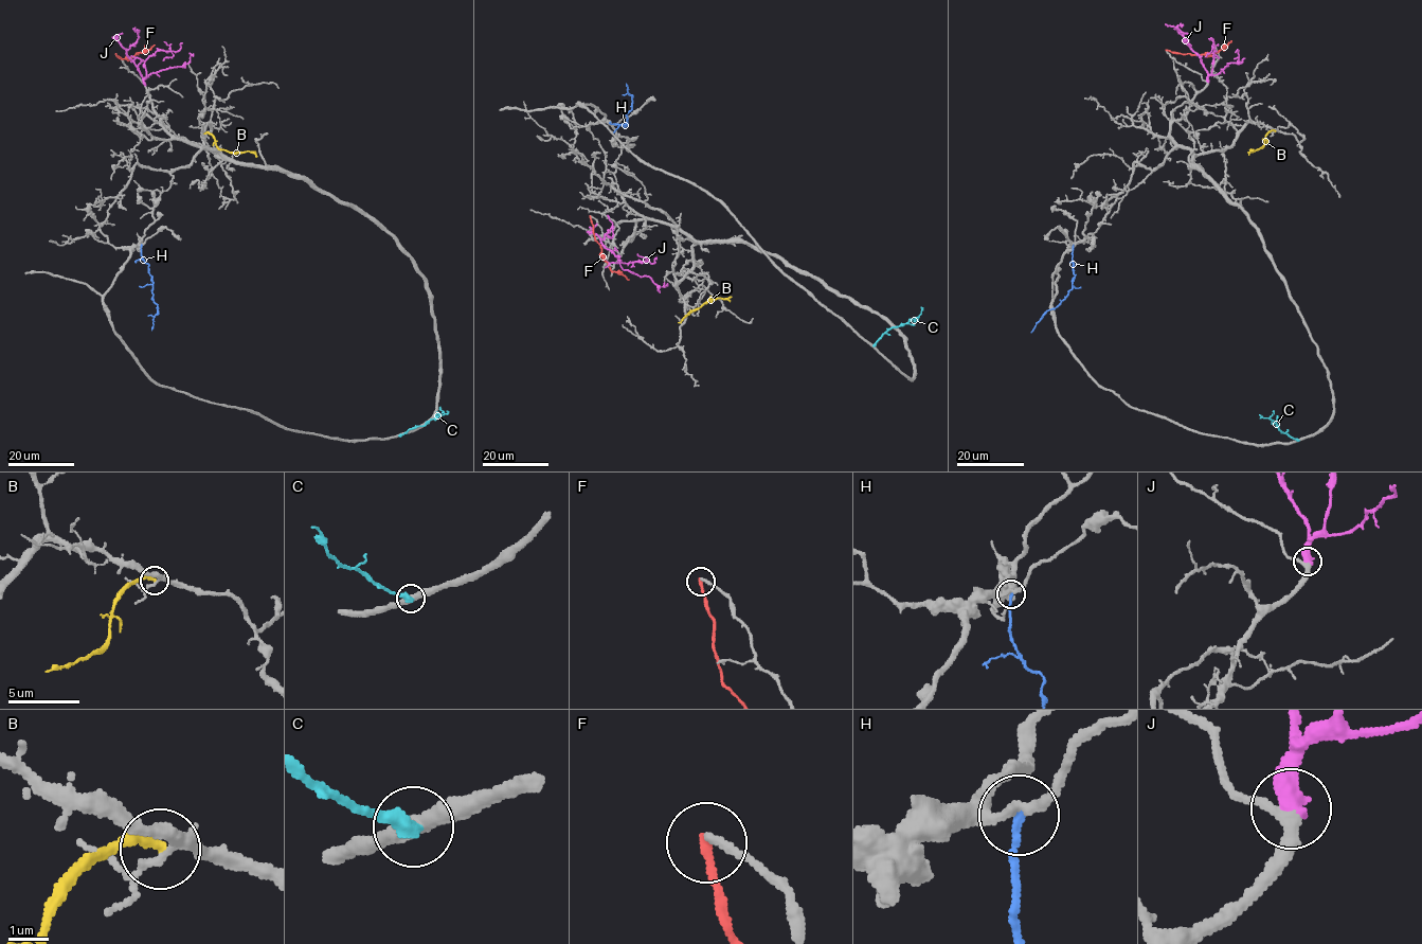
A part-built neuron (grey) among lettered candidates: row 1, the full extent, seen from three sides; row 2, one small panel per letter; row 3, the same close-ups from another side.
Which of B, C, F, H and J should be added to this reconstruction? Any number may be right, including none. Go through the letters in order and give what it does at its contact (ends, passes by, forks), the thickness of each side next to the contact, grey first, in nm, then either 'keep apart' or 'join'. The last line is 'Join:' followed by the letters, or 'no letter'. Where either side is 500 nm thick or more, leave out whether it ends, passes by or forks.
B: it ends; calibres 150 and 280 nm; keep apart
C: it ends; calibres 400 and 400 nm; keep apart
F: it ends; calibres 200 and 240 nm; keep apart
H: it ends; calibres 240 and 190 nm; keep apart
J: calibres 300 and 550 nm; join
Join: J

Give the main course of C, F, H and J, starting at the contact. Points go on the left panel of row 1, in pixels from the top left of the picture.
C: (399, 435), (446, 411)
F: (115, 54), (132, 57), (155, 45)
H: (141, 245), (141, 256), (148, 265), (152, 282), (152, 300), (158, 308), (151, 331)
J: (145, 85), (138, 67), (126, 53), (138, 38), (138, 31), (133, 29)

